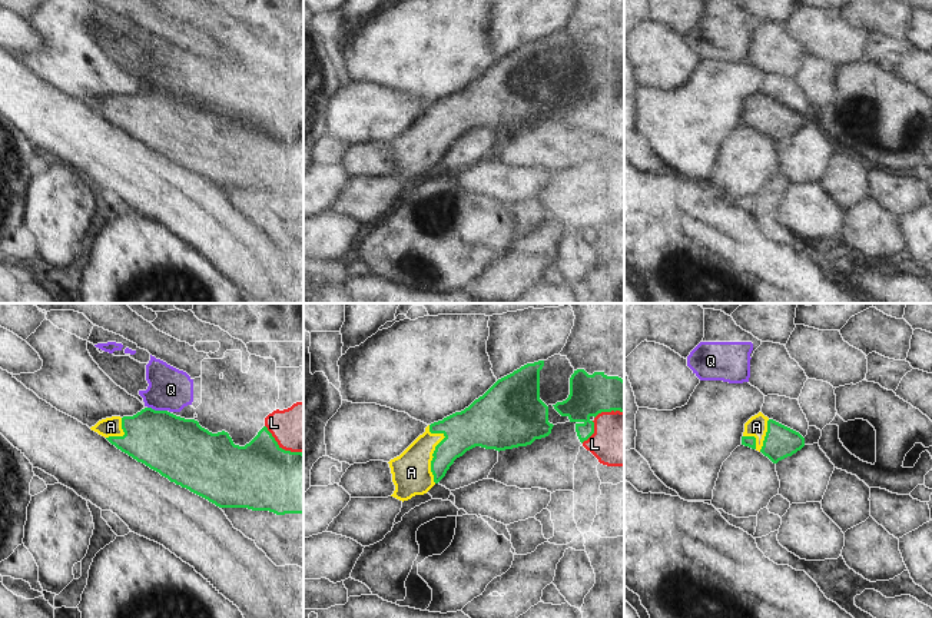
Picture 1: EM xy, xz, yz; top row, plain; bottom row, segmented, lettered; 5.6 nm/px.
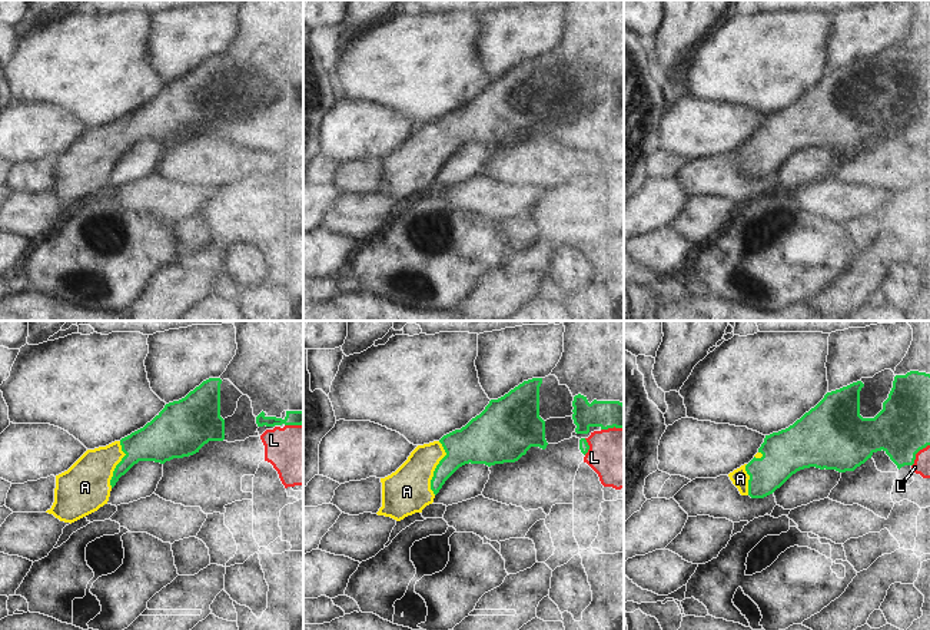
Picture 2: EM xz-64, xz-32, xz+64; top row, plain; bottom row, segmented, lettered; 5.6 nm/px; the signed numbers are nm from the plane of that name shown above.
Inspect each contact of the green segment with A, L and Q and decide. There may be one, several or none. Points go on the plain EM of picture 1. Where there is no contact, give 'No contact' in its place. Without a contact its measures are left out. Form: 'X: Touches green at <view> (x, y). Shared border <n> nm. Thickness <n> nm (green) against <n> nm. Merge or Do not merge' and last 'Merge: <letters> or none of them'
A: Touches green at xz (435, 129). Shared border 340 nm. Thickness 220 nm (green) against 220 nm. Merge
L: Touches green at xz (593, 112). Shared border 140 nm. Thickness 220 nm (green) against 300 nm. Do not merge
Q: Touches green at xy (158, 90). Shared border 110 nm. Thickness 360 nm (green) against 240 nm. Do not merge
Merge: A.

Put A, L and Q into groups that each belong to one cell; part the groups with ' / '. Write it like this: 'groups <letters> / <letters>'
groups A / L Q

